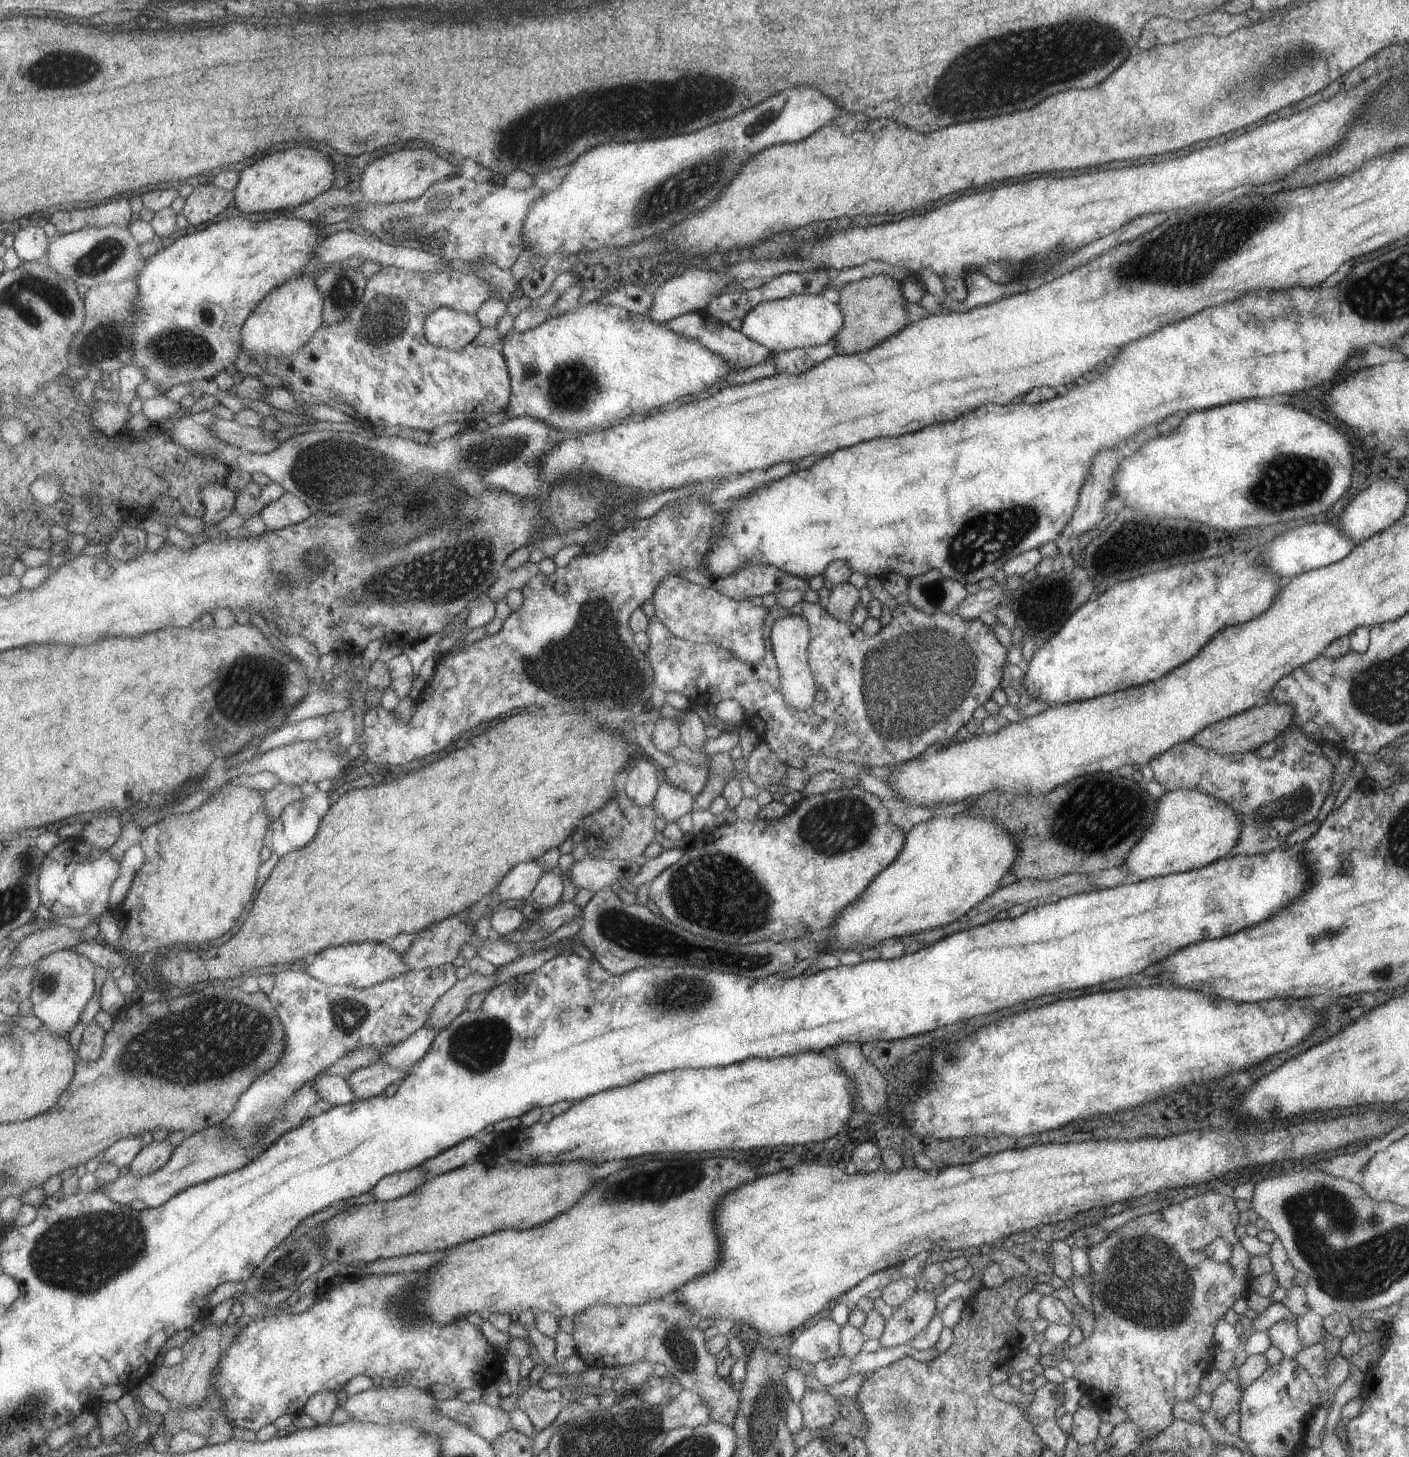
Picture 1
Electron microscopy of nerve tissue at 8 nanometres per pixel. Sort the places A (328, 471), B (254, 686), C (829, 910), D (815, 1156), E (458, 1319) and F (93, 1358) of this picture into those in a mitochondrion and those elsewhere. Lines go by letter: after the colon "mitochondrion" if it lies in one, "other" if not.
A: mitochondrion
B: mitochondrion
C: other
D: other
E: other
F: other

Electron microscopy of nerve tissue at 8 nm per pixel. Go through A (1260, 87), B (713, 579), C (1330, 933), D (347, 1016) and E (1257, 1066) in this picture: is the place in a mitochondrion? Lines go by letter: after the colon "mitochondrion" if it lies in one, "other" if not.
A: mitochondrion
B: other
C: other
D: mitochondrion
E: other

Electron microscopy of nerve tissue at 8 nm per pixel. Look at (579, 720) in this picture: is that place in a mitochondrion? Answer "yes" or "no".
no

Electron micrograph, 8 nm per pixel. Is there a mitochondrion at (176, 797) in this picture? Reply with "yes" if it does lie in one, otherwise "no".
no

